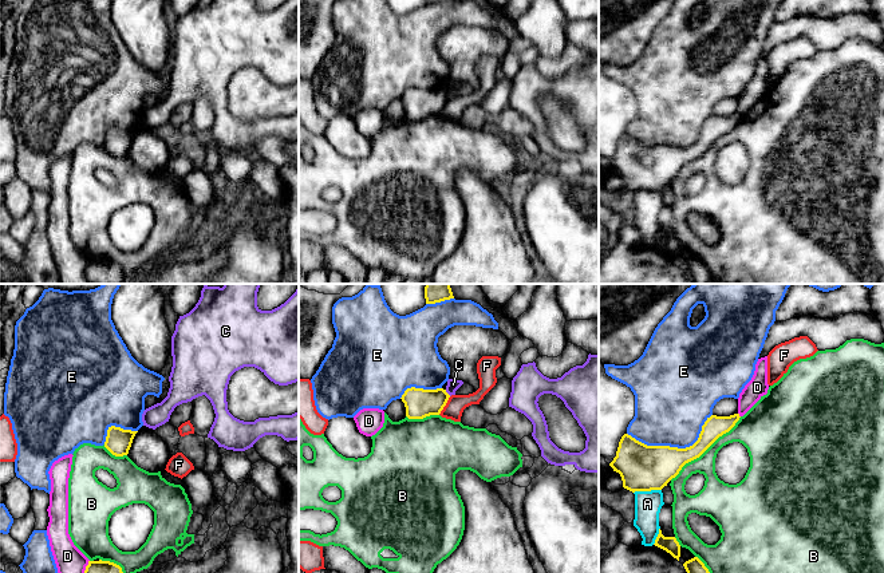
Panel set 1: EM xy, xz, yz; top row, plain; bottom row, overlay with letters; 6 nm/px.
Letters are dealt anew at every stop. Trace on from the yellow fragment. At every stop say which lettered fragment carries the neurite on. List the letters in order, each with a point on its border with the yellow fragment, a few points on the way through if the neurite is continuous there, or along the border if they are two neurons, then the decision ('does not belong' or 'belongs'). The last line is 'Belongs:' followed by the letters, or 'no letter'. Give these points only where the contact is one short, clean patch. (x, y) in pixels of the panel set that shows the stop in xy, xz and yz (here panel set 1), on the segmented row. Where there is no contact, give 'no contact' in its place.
A: yz (647, 490) | along yz (660, 489), (636, 490), (634, 493) | does not belong
B: yz (705, 450) | does not belong
C: xz (446, 392) | along xz (445, 390), (450, 395) | does not belong
D: yz (738, 415) | does not belong
E: yz (674, 447) | does not belong
F: xz (445, 404) | along xz (450, 396), (438, 414) | does not belong
Belongs: no letter

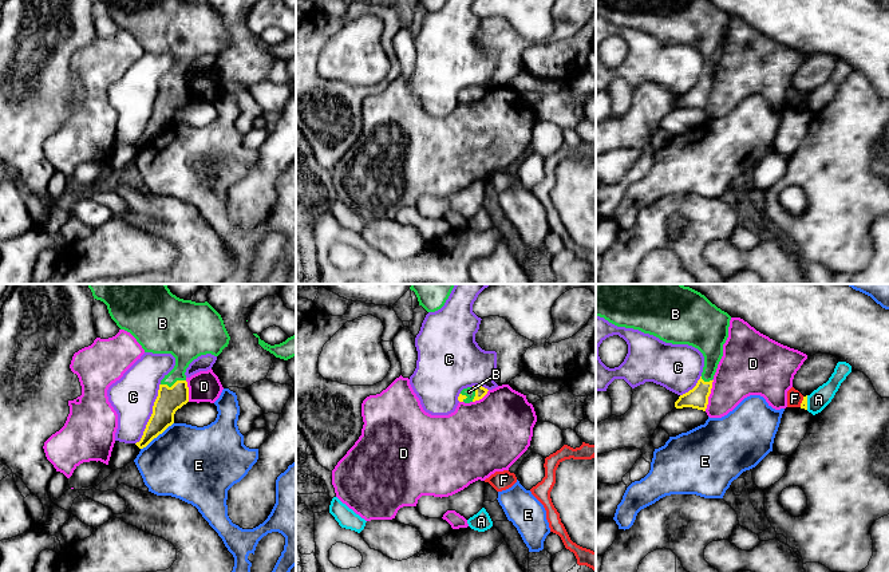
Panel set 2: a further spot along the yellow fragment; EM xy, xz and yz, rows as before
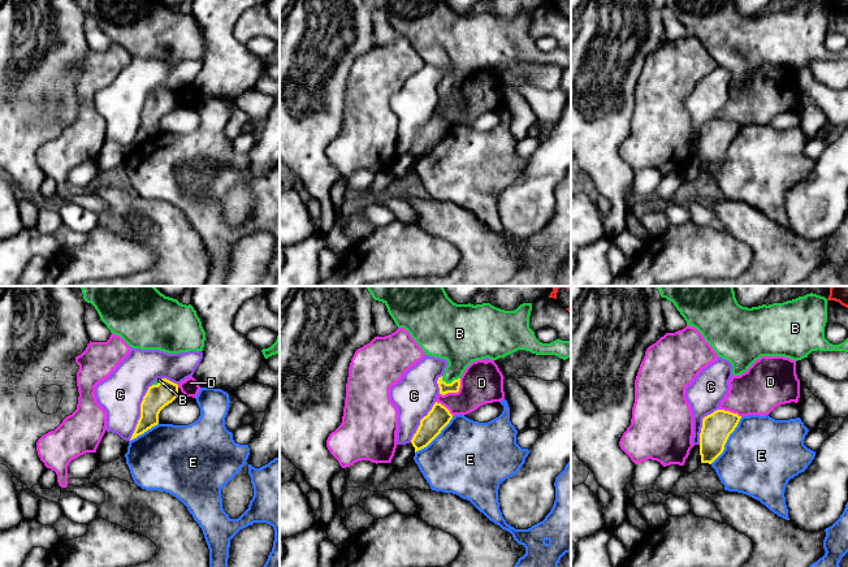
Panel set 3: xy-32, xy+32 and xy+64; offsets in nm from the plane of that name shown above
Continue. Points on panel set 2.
A: yz (806, 402) | along yz (806, 395), (807, 409) | does not belong
B: xy (174, 383) | across xy (169, 399), (173, 394), (174, 383), (184, 358), (185, 343) | belongs
C: xy (151, 414) | does not belong
D: yz (708, 395) | does not belong
E: xy (157, 436) | does not belong
F: yz (802, 402) | along yz (803, 397), (799, 406) | does not belong
Belongs: B

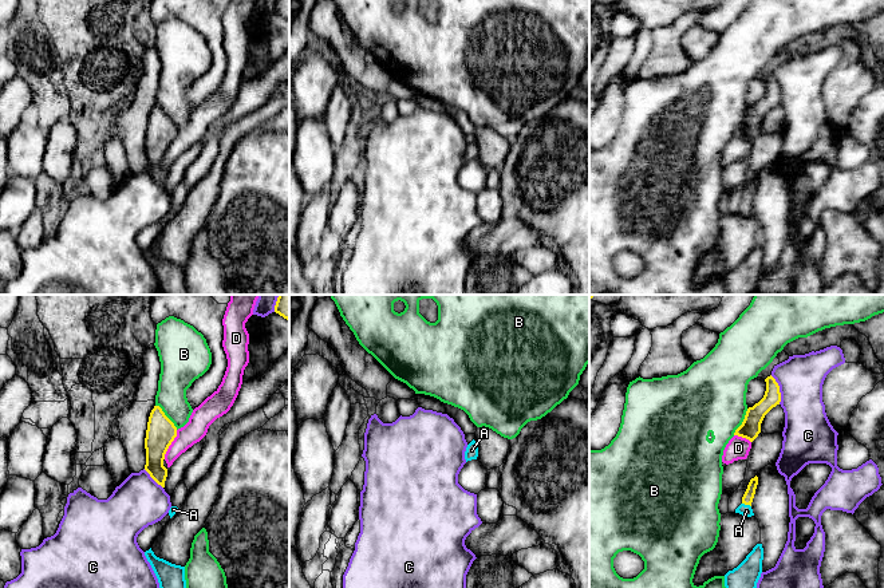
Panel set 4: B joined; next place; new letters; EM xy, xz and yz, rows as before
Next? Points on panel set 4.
A: yz (746, 504) | across yz (748, 497), (746, 504), (746, 510) | belongs
B: xy (166, 417) | does not belong
C: yz (778, 390) | does not belong
D: xy (170, 444) | does not belong
Belongs: A

